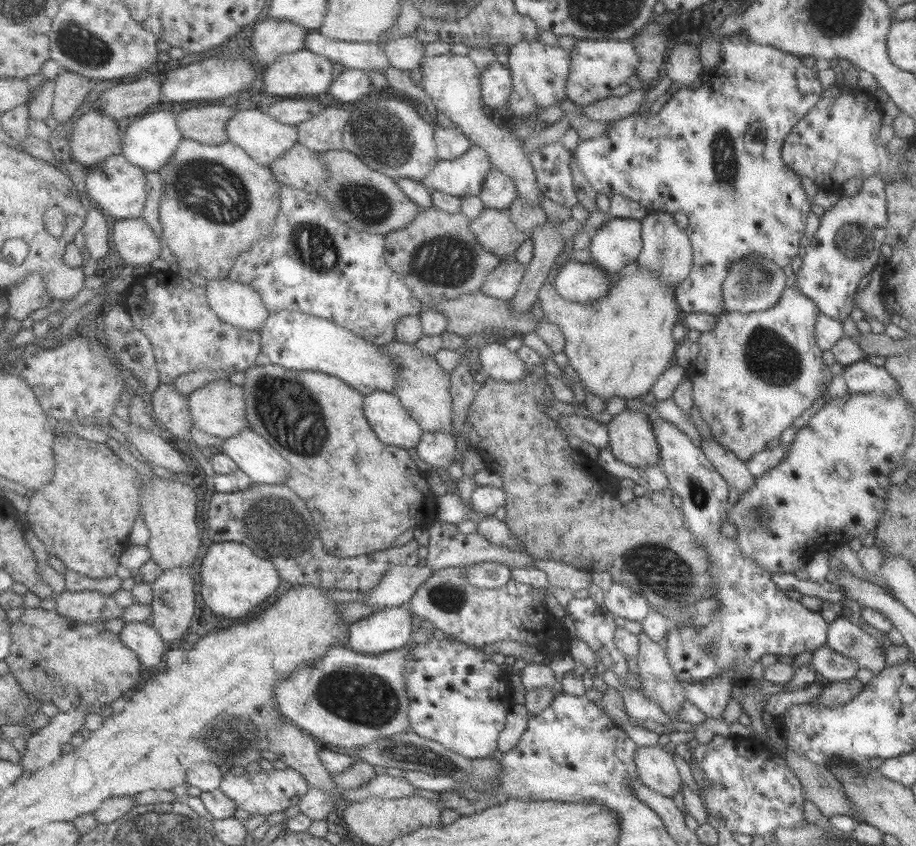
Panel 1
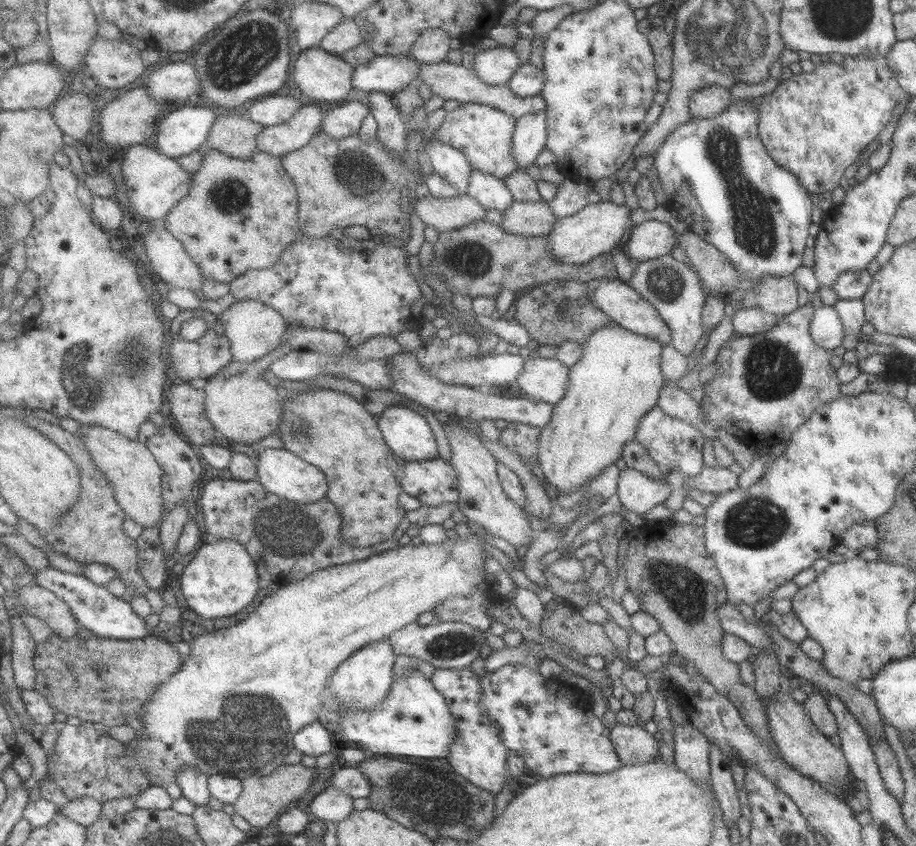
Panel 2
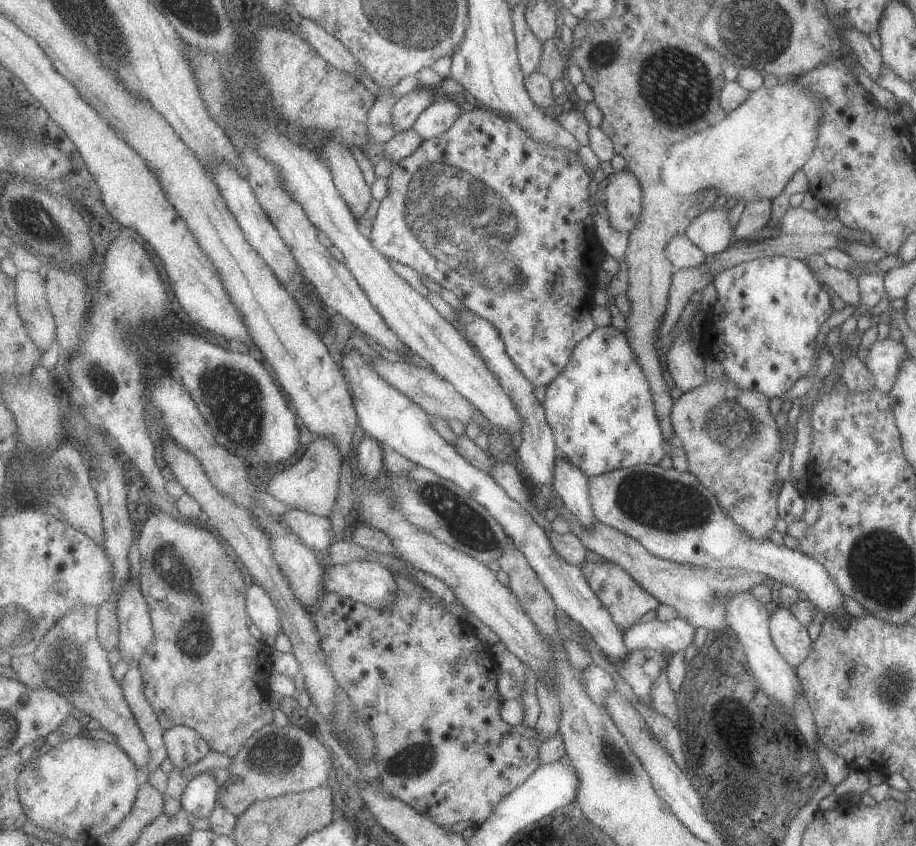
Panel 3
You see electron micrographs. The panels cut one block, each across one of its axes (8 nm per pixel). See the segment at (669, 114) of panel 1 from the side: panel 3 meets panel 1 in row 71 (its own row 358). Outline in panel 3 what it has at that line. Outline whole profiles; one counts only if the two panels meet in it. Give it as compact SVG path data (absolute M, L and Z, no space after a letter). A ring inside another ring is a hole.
M783 256L757 258L717 273L713 283L717 302L709 307L702 325L700 350L722 364L726 378L738 388L758 390L771 399L780 398L796 380L815 372L818 364L816 338L822 324L835 310L831 296L804 261Z

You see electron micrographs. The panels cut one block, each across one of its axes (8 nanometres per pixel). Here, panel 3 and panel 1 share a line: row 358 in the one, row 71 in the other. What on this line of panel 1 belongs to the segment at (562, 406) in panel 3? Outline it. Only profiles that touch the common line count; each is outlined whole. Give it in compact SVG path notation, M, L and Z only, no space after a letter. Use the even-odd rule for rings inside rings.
M579 39L571 47L573 69L569 78L569 98L578 106L588 106L612 95L612 90L637 73L641 56L631 39Z

